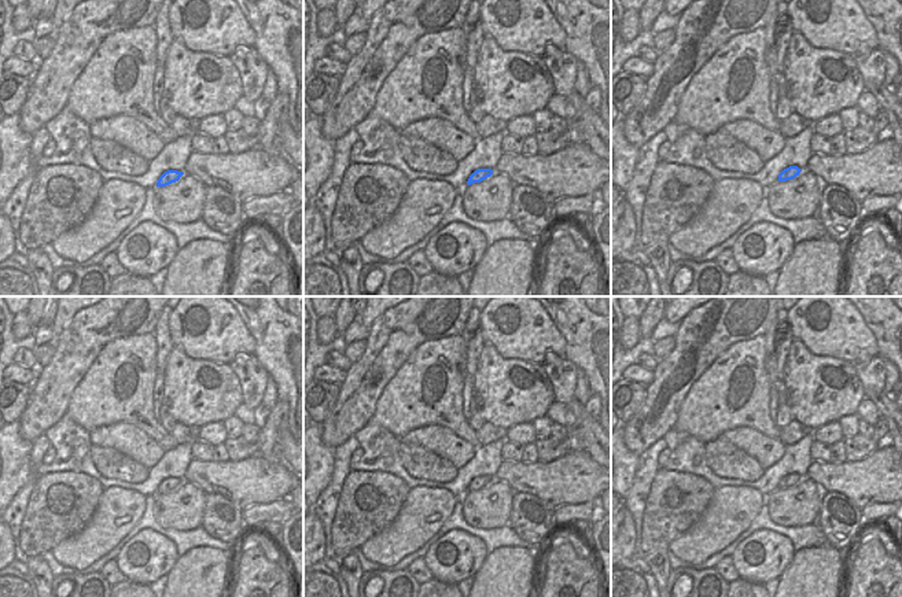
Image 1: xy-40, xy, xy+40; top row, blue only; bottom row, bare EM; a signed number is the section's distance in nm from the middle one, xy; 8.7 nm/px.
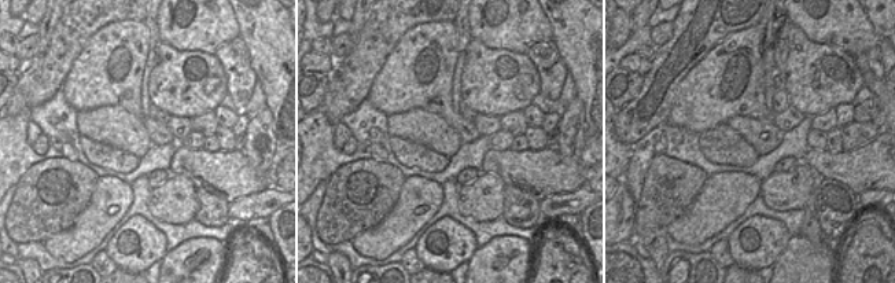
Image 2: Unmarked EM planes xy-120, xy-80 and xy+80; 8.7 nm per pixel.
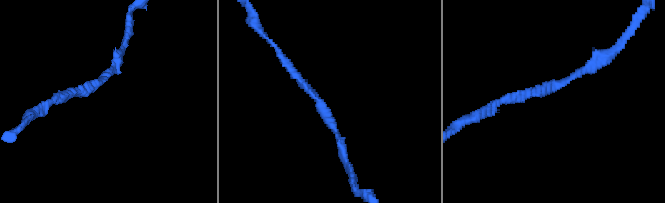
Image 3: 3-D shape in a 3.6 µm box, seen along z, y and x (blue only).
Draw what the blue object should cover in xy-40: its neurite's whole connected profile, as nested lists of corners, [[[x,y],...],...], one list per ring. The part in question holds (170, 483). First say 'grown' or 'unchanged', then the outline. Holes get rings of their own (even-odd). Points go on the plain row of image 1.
unchanged; [[[167,478],[167,479],[165,479],[165,480],[159,484],[159,487],[158,487],[158,490],[157,490],[157,494],[166,494],[166,493],[169,493],[169,491],[172,491],[172,490],[176,490],[176,489],[180,487],[180,484],[181,484],[183,482],[184,482],[183,479]]]

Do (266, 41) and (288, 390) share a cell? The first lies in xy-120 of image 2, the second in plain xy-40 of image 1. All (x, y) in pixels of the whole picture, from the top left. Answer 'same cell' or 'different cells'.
same cell

